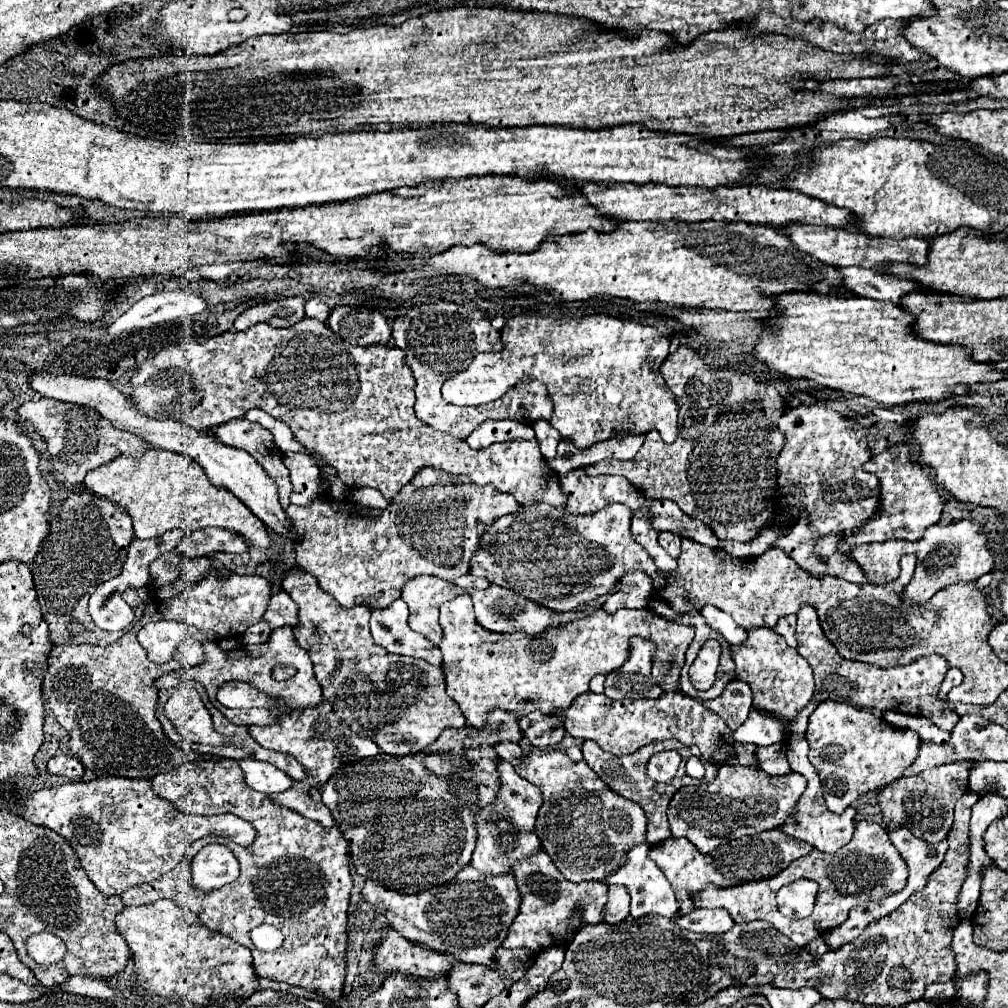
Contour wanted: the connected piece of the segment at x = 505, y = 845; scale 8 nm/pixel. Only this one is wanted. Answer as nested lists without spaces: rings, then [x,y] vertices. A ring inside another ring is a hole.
[[[502,760],[498,764],[498,772],[500,772],[500,792],[496,794],[496,800],[488,808],[482,808],[476,814],[478,840],[476,850],[472,854],[474,862],[470,862],[476,870],[492,874],[502,874],[508,868],[512,868],[518,860],[524,860],[526,856],[532,856],[534,852],[540,850],[540,840],[534,832],[534,822],[542,806],[542,792],[528,780],[520,778],[510,762]]]

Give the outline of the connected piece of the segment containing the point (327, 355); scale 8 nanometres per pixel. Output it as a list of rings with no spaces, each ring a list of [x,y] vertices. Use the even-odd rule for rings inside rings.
[[[302,318],[298,324],[290,326],[290,328],[274,328],[270,324],[254,324],[250,326],[248,330],[244,332],[224,332],[224,334],[218,334],[214,338],[208,338],[206,342],[198,344],[198,342],[180,342],[180,344],[174,344],[174,346],[168,346],[164,350],[160,350],[156,356],[152,358],[146,358],[132,374],[130,378],[130,386],[132,386],[132,402],[134,402],[134,408],[140,408],[140,412],[144,412],[144,416],[148,418],[156,418],[156,420],[180,420],[186,428],[192,428],[196,432],[210,432],[212,428],[218,428],[220,424],[226,424],[228,420],[234,420],[234,418],[242,418],[248,410],[252,408],[260,408],[268,414],[272,414],[276,420],[282,420],[284,424],[290,426],[292,434],[306,446],[306,448],[312,448],[316,454],[316,462],[326,462],[330,466],[334,466],[338,470],[338,478],[350,488],[350,490],[358,490],[358,488],[364,488],[364,486],[370,486],[370,488],[376,488],[384,494],[386,500],[392,500],[400,488],[404,484],[408,484],[412,480],[412,476],[422,468],[422,466],[432,466],[432,468],[440,468],[440,470],[446,470],[446,472],[452,472],[452,474],[466,474],[472,478],[474,484],[492,484],[494,488],[498,488],[500,492],[508,492],[512,494],[522,506],[524,504],[534,504],[534,502],[546,502],[546,504],[552,504],[552,506],[564,506],[566,500],[564,500],[564,492],[560,488],[560,478],[556,472],[552,472],[552,468],[548,468],[546,460],[542,458],[540,454],[540,444],[536,438],[532,440],[512,440],[512,442],[504,442],[504,444],[492,444],[488,448],[482,448],[482,450],[472,450],[466,440],[460,440],[460,438],[454,438],[450,434],[442,434],[442,432],[436,432],[432,430],[432,426],[424,424],[422,420],[416,418],[414,414],[414,386],[416,386],[416,380],[412,376],[412,370],[408,368],[406,360],[404,360],[404,352],[400,352],[400,348],[396,346],[388,346],[388,344],[374,344],[374,346],[348,346],[344,340],[340,340],[340,336],[336,336],[328,326],[326,322],[320,322],[320,320],[312,320],[312,318]]]

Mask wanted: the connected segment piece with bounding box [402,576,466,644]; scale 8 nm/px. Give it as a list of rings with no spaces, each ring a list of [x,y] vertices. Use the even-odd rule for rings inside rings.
[[[418,576],[412,578],[404,590],[402,600],[410,606],[410,628],[426,636],[432,644],[438,644],[442,638],[442,628],[438,624],[438,608],[444,600],[454,600],[466,590],[458,588],[452,582],[444,582],[436,576]]]

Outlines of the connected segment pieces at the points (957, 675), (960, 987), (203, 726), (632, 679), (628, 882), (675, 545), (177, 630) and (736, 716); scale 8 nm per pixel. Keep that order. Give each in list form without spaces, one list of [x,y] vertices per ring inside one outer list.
[[[952,668],[948,674],[946,674],[946,680],[944,680],[944,684],[942,684],[942,688],[940,688],[940,698],[946,698],[948,696],[948,692],[956,686],[956,684],[960,684],[962,682],[962,672],[958,670],[958,668]]]
[[[980,972],[980,974],[976,974],[974,978],[962,978],[960,980],[960,984],[956,984],[954,982],[954,986],[956,986],[956,996],[960,994],[960,996],[964,996],[964,998],[968,998],[968,1000],[972,1000],[972,1004],[982,1004],[982,1000],[984,1000],[984,996],[986,996],[986,986],[988,986],[988,974],[986,972]]]
[[[190,686],[176,690],[168,698],[164,706],[164,714],[174,722],[180,734],[192,742],[210,744],[210,746],[230,746],[232,744],[228,742],[228,738],[214,732],[210,712],[200,700],[200,694]]]
[[[634,638],[630,658],[624,666],[606,676],[606,696],[608,698],[660,698],[664,690],[656,684],[650,674],[652,668],[654,642]]]
[[[640,844],[636,848],[632,848],[628,854],[626,854],[628,862],[616,870],[612,876],[608,878],[614,878],[612,882],[616,884],[622,884],[630,896],[632,896],[632,916],[634,918],[640,918],[644,914],[658,914],[658,916],[666,916],[666,918],[674,918],[676,912],[678,912],[678,904],[676,904],[676,896],[672,892],[672,886],[668,884],[666,876],[660,872],[660,868],[656,868],[656,864],[648,858],[648,846],[646,844]]]
[[[660,532],[658,542],[660,542],[660,546],[662,546],[672,558],[678,558],[678,556],[680,556],[680,536],[676,536],[676,534],[672,534],[672,532]]]
[[[150,622],[138,632],[138,642],[148,650],[150,660],[164,664],[172,660],[174,648],[186,636],[194,636],[194,628],[178,622]]]
[[[732,680],[726,686],[726,692],[722,692],[722,696],[708,700],[708,702],[702,702],[702,704],[708,710],[716,712],[720,718],[724,718],[724,722],[734,732],[748,718],[748,712],[752,706],[752,692],[744,682]]]

